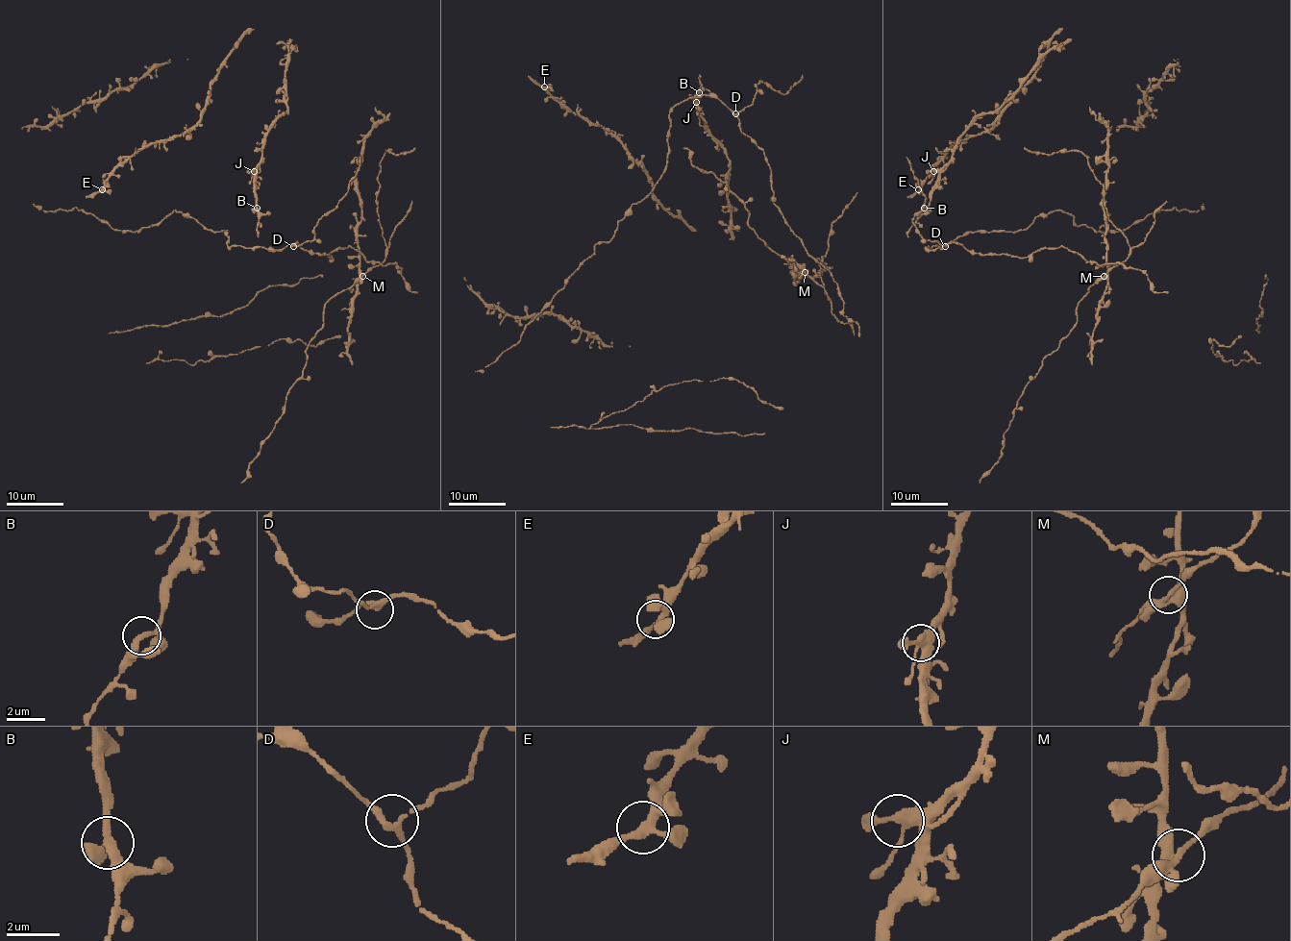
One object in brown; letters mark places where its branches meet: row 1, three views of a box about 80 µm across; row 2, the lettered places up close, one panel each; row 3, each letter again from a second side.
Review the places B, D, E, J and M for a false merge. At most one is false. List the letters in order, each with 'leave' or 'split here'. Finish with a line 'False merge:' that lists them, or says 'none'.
B: leave
D: leave
E: leave
J: leave
M: leave
False merge: none

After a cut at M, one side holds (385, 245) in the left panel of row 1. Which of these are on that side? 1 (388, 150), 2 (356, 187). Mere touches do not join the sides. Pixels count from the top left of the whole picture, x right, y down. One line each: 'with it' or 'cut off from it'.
1: with it
2: cut off from it

